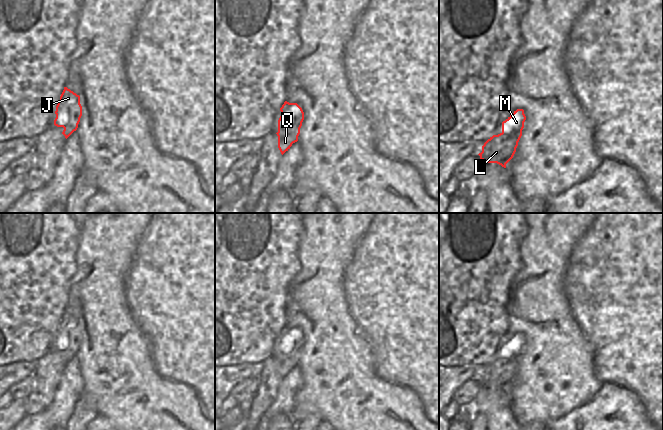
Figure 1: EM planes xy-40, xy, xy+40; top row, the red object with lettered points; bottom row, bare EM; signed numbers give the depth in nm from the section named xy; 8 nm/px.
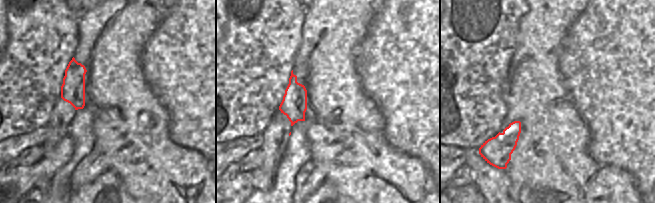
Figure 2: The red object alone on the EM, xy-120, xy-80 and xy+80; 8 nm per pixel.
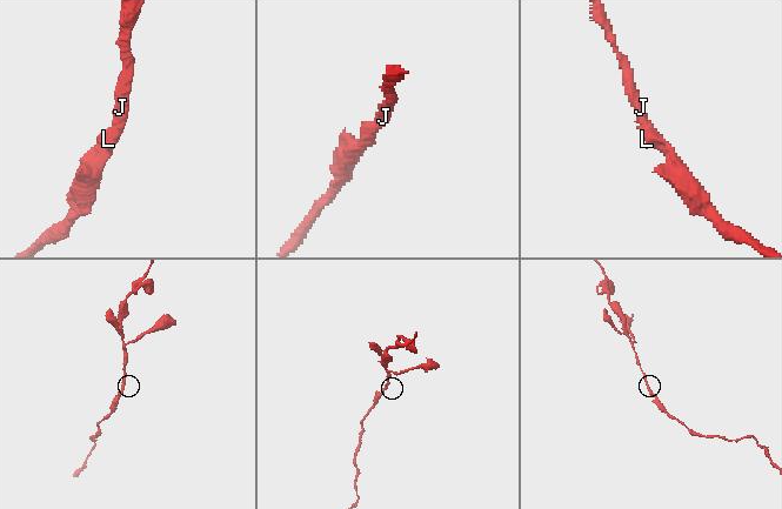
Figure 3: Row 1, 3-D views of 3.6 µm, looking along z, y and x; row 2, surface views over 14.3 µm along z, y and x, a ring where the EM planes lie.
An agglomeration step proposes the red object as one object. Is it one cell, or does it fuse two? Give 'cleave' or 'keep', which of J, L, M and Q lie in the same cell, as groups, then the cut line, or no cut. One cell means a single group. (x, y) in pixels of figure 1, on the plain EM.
keep; groups J L M Q; cut none

